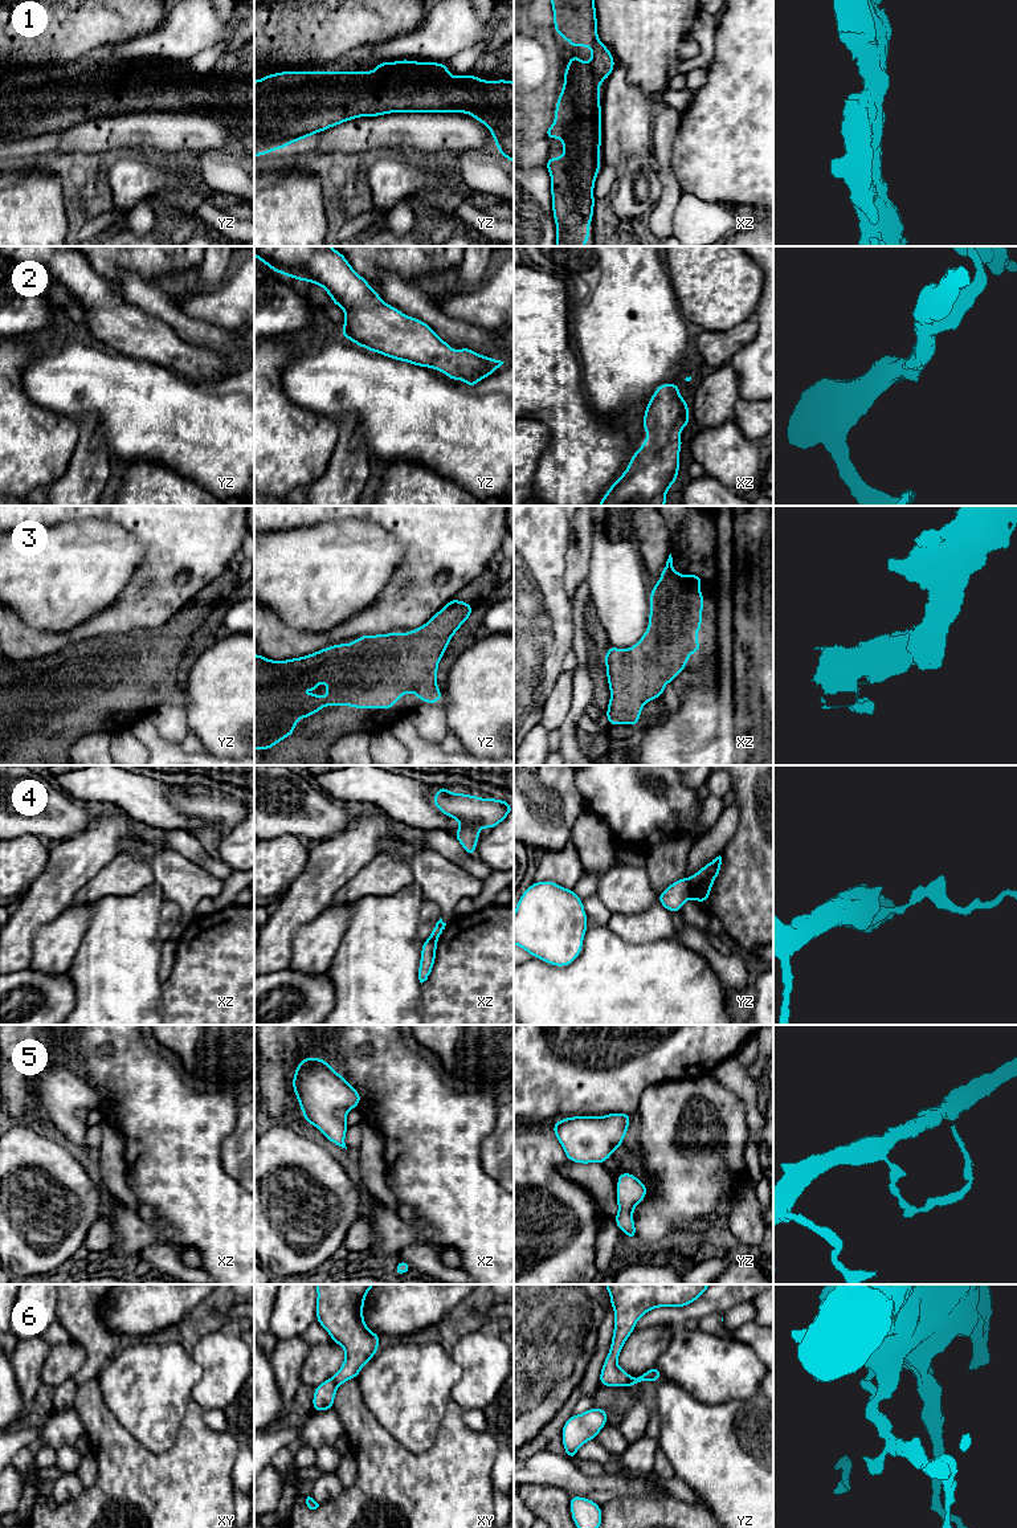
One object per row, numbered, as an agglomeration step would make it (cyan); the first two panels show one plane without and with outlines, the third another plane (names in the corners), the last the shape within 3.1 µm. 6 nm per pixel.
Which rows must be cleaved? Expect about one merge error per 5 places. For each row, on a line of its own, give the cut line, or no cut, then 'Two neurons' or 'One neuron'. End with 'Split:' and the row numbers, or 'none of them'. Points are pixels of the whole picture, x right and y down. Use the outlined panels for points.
1: No split. One neuron
2: No split. One neuron
3: No split. One neuron
4: Split along yz (687, 879), (691, 887), (691, 897). Two neurons
5: No split. One neuron
6: Split along yz (630, 1376), (624, 1385). Two neurons
Split: 4, 6

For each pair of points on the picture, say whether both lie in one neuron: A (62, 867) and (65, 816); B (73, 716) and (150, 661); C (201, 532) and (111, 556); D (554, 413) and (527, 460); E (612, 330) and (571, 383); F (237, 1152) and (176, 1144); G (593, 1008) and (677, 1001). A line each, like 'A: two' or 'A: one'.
A: two
B: one
C: two
D: two
E: two
F: two
G: one

